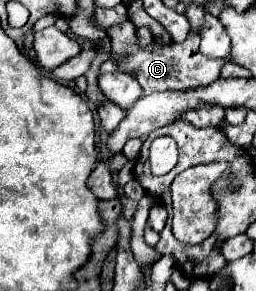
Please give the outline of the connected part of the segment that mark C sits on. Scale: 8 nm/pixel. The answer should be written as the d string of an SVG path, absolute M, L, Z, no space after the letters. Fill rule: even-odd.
M125 21L123 25L115 25L113 29L107 31L111 39L111 45L113 53L113 61L117 63L117 67L123 71L123 73L135 73L135 77L141 88L143 89L143 95L149 95L154 92L161 92L166 90L181 90L199 87L199 85L209 85L213 81L219 79L219 71L221 71L221 65L229 61L229 57L223 57L223 59L209 59L205 57L201 51L199 51L199 35L193 35L189 33L189 37L183 41L183 43L171 43L171 45L147 45L145 49L141 49L139 41L136 37L136 27L131 21Z

